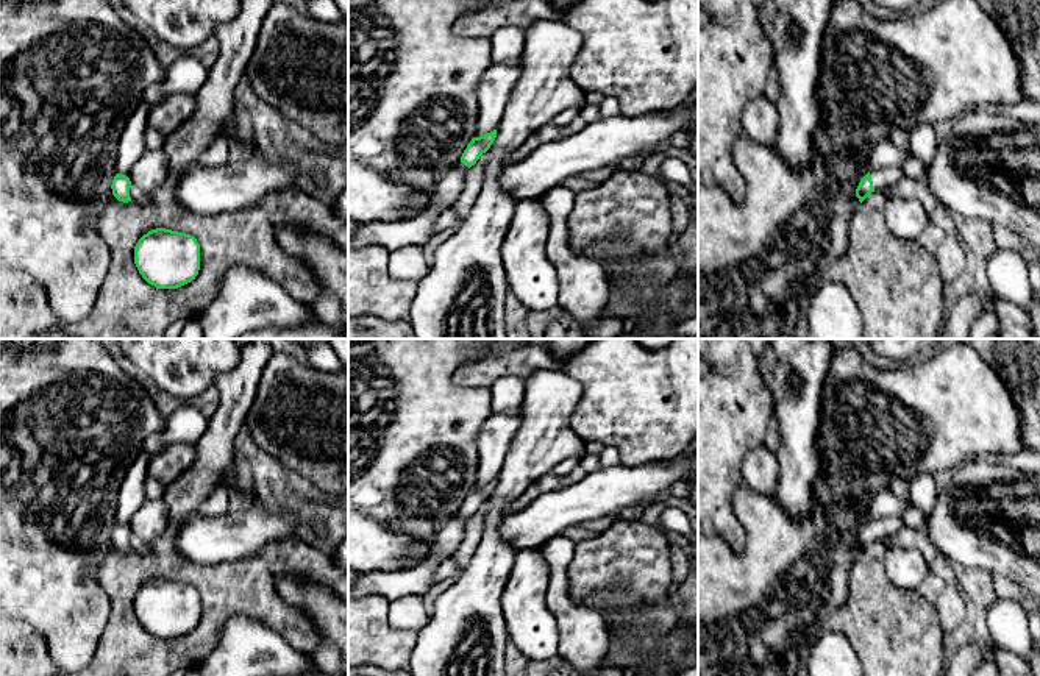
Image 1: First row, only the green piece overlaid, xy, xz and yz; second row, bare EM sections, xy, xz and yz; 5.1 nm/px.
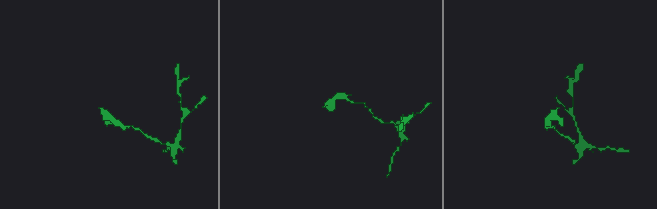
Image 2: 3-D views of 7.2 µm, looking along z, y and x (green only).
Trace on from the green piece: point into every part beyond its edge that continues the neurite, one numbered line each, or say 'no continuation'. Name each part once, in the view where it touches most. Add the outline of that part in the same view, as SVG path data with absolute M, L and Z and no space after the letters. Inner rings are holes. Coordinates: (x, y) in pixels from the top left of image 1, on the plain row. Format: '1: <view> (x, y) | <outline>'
1: yz (881, 528) | M901 517L874 518L870 525L874 540L881 540L904 526Z

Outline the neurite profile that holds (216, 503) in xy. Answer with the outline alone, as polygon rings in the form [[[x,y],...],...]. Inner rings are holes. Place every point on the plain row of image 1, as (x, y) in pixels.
[[[219,486],[198,506],[198,514],[203,517],[219,517],[228,512],[228,489]]]

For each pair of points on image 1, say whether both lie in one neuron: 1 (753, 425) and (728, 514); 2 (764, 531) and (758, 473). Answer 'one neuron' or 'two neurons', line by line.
1: one neuron
2: two neurons

